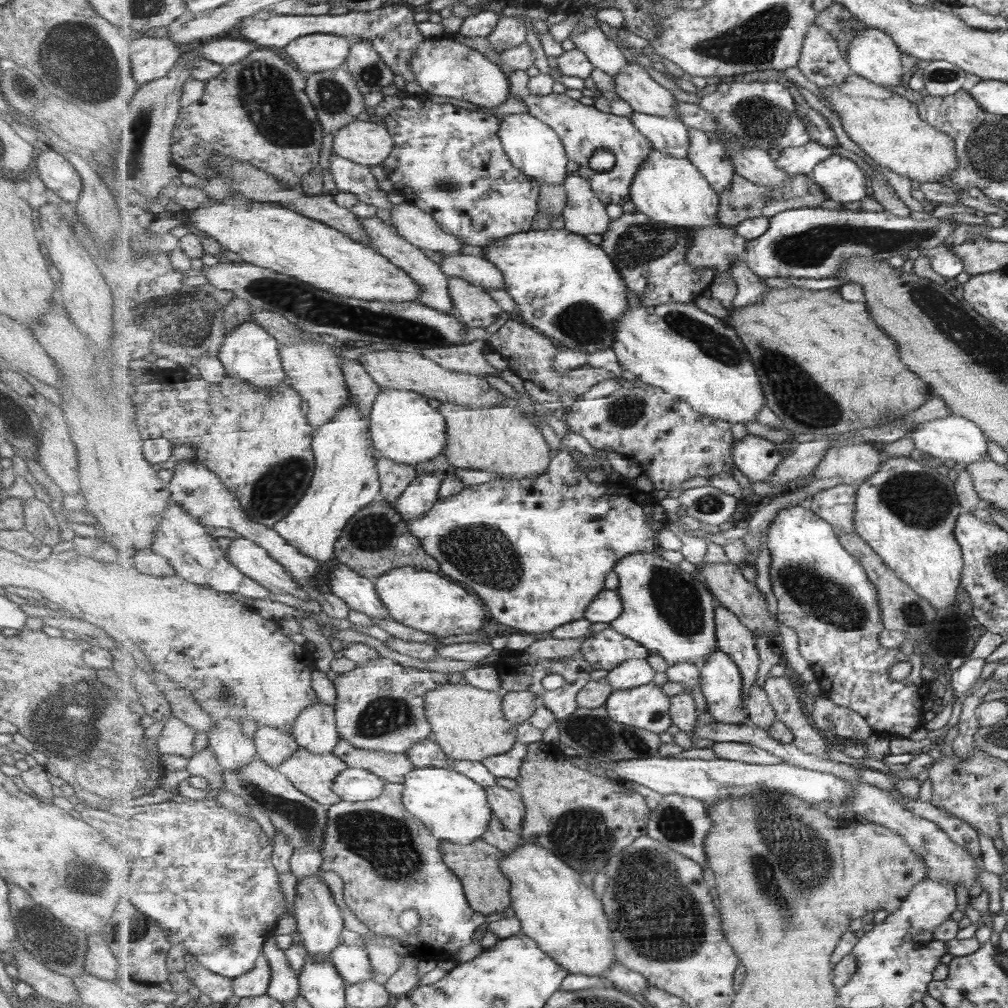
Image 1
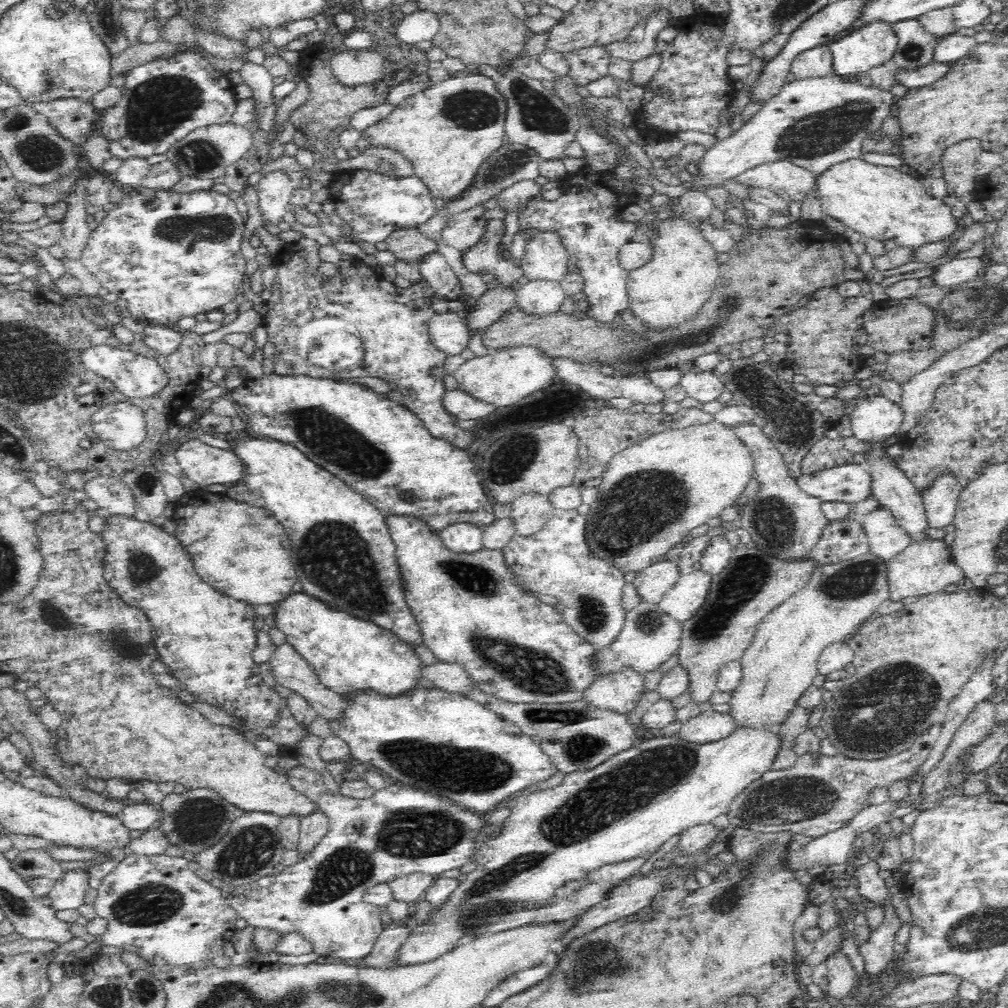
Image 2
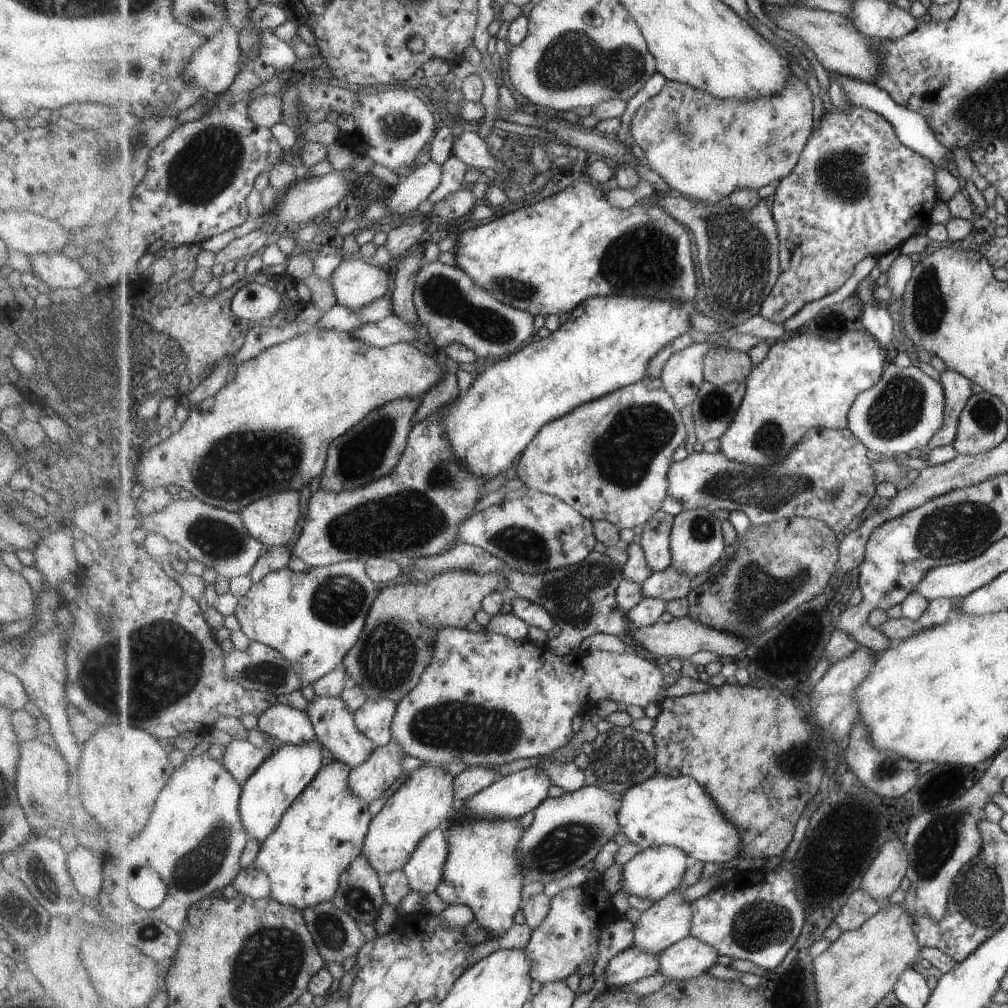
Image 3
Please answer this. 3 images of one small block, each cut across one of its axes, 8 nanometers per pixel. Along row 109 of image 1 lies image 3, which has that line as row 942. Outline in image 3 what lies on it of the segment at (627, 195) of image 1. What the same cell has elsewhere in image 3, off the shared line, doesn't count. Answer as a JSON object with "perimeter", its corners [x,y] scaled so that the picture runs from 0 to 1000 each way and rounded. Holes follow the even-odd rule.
{"perimeter":[[[577,880],[564,881],[548,892],[544,911],[537,917],[536,921],[528,925],[528,929],[520,940],[521,945],[524,945],[524,948],[531,953],[527,962],[529,973],[534,974],[536,978],[561,973],[561,970],[564,966],[570,965],[578,954],[584,954],[586,950],[590,954],[592,944],[594,944],[596,922],[616,909],[608,904],[606,895],[600,894],[598,896],[595,889],[591,896],[589,902],[593,903],[592,912],[584,913],[580,909],[584,895],[582,895],[582,887]],[[584,915],[590,915],[590,921],[586,921]]]}

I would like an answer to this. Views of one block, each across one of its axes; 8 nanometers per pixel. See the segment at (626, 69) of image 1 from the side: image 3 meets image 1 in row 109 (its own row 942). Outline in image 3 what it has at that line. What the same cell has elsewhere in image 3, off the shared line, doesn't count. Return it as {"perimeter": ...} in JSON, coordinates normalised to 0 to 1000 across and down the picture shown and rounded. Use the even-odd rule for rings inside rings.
{"perimeter":[[[672,885],[648,896],[628,917],[626,938],[650,947],[683,931],[687,921],[687,897],[678,895]]]}

